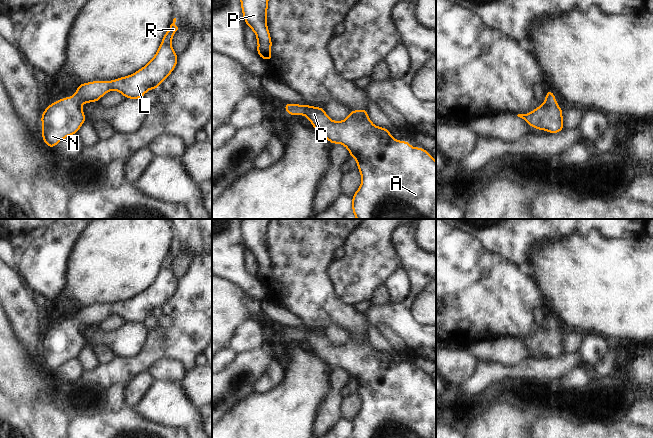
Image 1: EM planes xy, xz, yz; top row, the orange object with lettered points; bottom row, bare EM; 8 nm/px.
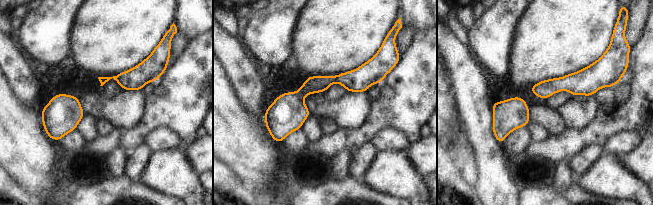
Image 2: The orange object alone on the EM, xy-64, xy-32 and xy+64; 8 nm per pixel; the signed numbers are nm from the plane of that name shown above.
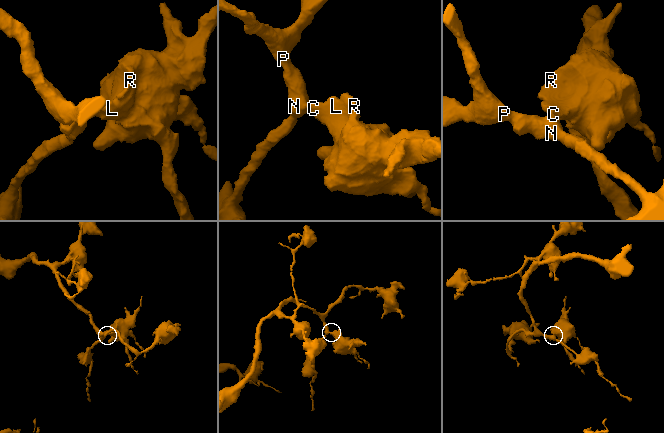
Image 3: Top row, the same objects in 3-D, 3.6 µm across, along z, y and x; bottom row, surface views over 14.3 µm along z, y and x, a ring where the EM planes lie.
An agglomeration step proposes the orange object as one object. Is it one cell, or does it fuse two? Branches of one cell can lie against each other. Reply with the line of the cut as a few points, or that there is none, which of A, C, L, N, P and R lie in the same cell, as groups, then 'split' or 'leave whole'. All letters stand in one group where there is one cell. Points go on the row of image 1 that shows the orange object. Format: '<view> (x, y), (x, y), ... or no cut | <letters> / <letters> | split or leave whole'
no cut | A C L N P R | leave whole

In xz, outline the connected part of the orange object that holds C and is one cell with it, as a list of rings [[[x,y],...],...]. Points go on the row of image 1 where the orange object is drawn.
[[[284,102],[283,108],[290,116],[306,116],[318,133],[332,145],[344,145],[350,157],[356,159],[362,178],[360,187],[352,196],[352,212],[356,219],[436,219],[436,161],[429,151],[420,146],[412,148],[409,141],[394,139],[388,129],[377,127],[371,122],[366,108],[351,110],[343,121],[332,121],[323,107]]]

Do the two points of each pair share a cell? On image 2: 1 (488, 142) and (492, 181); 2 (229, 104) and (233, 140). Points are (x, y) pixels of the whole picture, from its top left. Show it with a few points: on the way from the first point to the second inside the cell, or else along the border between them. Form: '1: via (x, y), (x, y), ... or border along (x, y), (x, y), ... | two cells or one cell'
1: via (489, 152), (492, 171) | one cell
2: via (229, 113), (229, 131) | one cell

